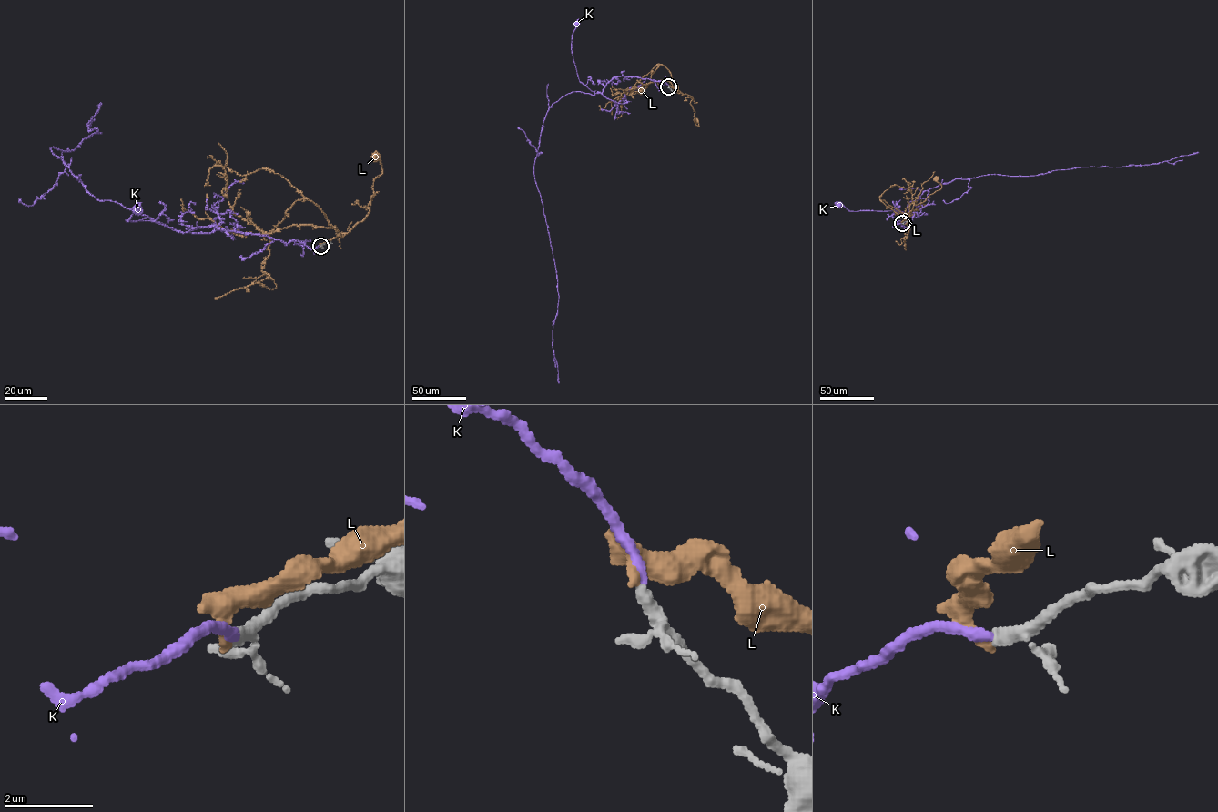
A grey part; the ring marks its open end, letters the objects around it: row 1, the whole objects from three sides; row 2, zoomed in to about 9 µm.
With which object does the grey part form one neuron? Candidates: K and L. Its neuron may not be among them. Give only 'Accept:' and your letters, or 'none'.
Accept: K

